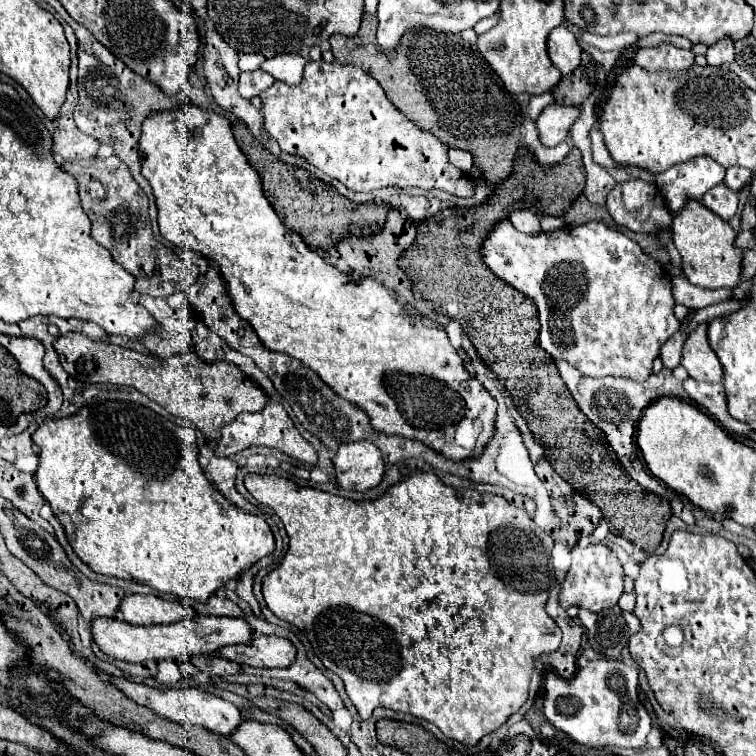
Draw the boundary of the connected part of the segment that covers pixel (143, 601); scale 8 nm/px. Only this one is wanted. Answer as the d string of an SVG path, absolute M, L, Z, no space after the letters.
M128 595L120 603L120 613L130 625L170 625L194 617L194 613L182 603L158 595Z

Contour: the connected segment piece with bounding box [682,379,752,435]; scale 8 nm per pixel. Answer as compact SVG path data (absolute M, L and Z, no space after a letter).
M686 379L682 385L684 385L688 397L700 409L706 409L706 413L714 421L718 421L724 429L728 429L730 433L736 433L736 435L750 435L752 433L752 427L748 427L748 423L740 423L740 421L732 419L732 415L728 413L726 393L720 383L712 385L712 383L698 383L694 379Z

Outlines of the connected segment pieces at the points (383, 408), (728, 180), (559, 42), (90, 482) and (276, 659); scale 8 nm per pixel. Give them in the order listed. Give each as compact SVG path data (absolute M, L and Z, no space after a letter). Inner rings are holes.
M196 105L182 111L154 113L144 121L138 151L142 175L154 189L162 237L202 255L210 267L213 264L222 273L238 315L252 325L266 349L288 353L314 369L336 395L358 405L380 433L422 441L456 463L484 453L496 429L496 399L470 375L444 327L426 329L418 317L412 323L402 303L382 283L376 279L348 279L344 271L314 253L298 233L286 229L264 197L258 171L234 141L228 119L218 113L204 113ZM466 415L476 415L482 421L482 433L472 451L454 441L454 429Z
M730 167L730 169L726 169L724 185L730 187L732 191L740 191L742 187L748 185L748 181L750 181L750 175L748 175L748 171L744 171L742 167L740 167L740 169L738 169L738 167Z
M560 25L548 35L548 55L550 61L560 69L562 75L570 75L580 65L580 45L574 33Z
M102 401L84 405L70 417L44 421L32 433L32 441L40 449L36 483L64 525L76 555L92 571L144 582L160 593L206 601L224 583L270 555L274 551L274 535L262 517L240 511L214 489L198 465L194 429L192 445L184 435L184 427L136 403Z
M256 635L248 646L229 645L214 654L252 667L288 667L296 657L296 649L284 637Z

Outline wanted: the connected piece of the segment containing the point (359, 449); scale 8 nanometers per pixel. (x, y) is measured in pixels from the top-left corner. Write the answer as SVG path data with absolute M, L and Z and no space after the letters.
M370 441L340 445L332 463L336 469L336 481L344 489L374 489L384 477L382 453Z

